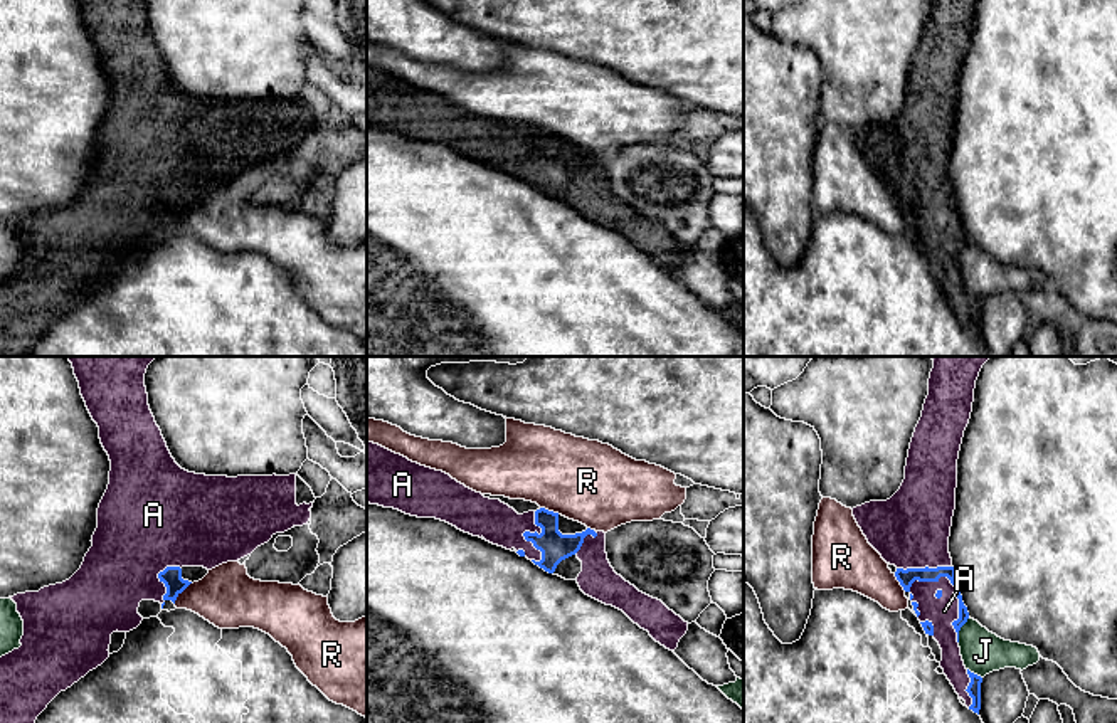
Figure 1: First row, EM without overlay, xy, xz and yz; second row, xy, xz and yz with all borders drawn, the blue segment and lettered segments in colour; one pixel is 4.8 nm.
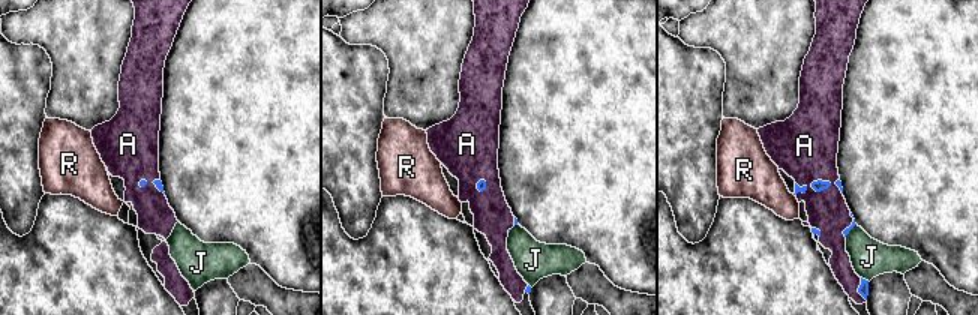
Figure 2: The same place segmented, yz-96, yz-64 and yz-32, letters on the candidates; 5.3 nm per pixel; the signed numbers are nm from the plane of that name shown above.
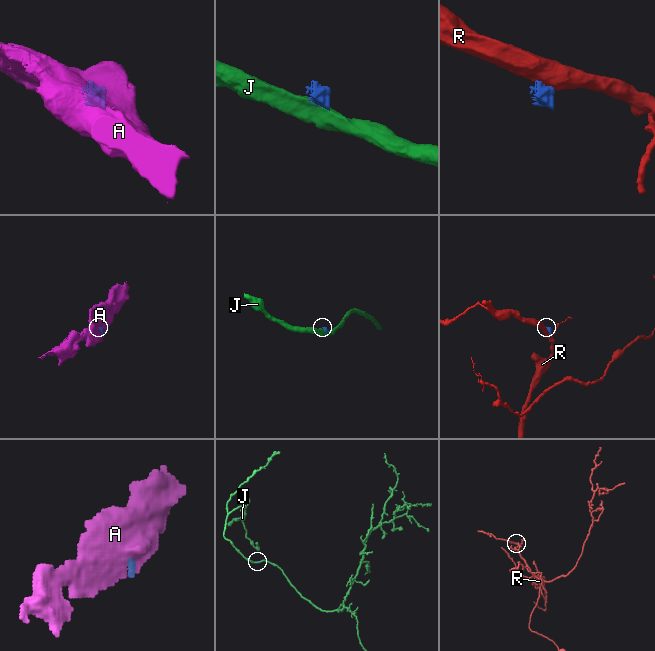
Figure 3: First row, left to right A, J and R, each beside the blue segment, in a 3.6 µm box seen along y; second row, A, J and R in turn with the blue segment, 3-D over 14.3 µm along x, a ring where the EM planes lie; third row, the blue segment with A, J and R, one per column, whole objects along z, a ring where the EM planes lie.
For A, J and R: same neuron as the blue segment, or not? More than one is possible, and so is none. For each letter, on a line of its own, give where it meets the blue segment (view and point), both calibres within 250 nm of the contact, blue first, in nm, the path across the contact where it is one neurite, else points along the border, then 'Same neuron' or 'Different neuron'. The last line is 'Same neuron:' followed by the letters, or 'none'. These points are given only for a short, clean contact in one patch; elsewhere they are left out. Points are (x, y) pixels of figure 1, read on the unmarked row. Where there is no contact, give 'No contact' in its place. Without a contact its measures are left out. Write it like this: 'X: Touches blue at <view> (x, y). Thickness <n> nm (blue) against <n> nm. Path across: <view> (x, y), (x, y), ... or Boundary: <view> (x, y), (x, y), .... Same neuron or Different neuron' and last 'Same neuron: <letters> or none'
A: Touches blue at yz (954, 217). Thickness 80 nm (blue) against 140 nm. Same neuron
J: Touches blue at yz (959, 253). Thickness 50 nm (blue) against 200 nm. Different neuron
R: Touches blue at xy (182, 214). Thickness 100 nm (blue) against 300 nm. Boundary: xy (190, 205), (174, 226). Different neuron
Same neuron: A

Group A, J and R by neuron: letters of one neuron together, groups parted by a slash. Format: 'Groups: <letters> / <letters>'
Groups: A / J / R

